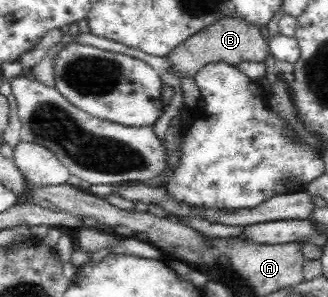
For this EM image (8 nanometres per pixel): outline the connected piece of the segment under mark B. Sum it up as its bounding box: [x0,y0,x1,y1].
[166,16,268,79]

